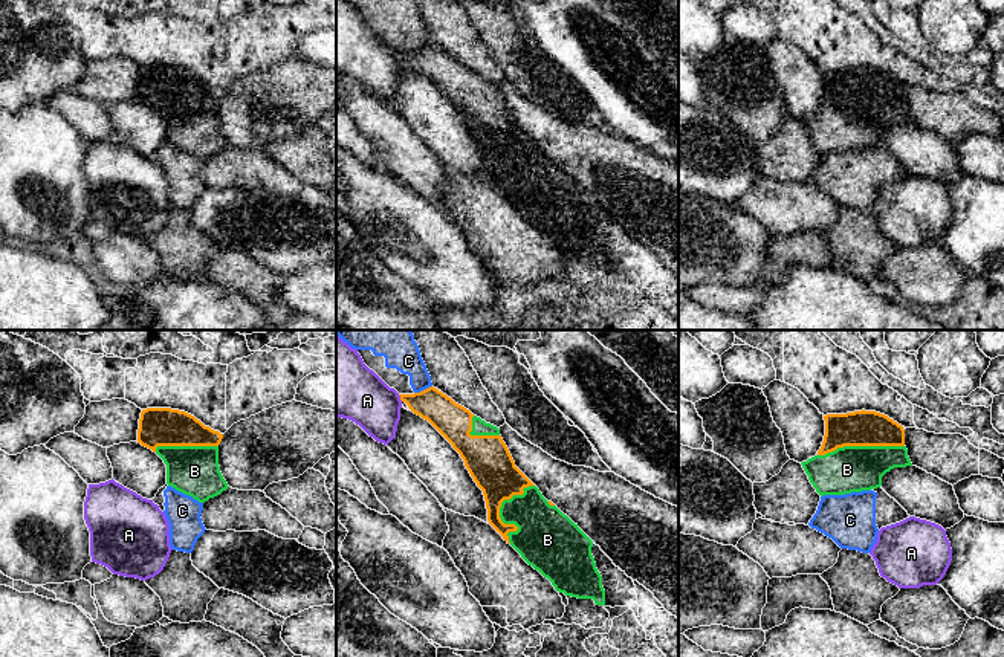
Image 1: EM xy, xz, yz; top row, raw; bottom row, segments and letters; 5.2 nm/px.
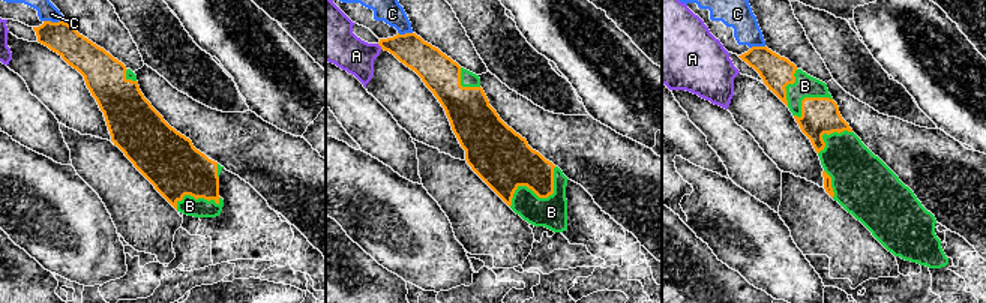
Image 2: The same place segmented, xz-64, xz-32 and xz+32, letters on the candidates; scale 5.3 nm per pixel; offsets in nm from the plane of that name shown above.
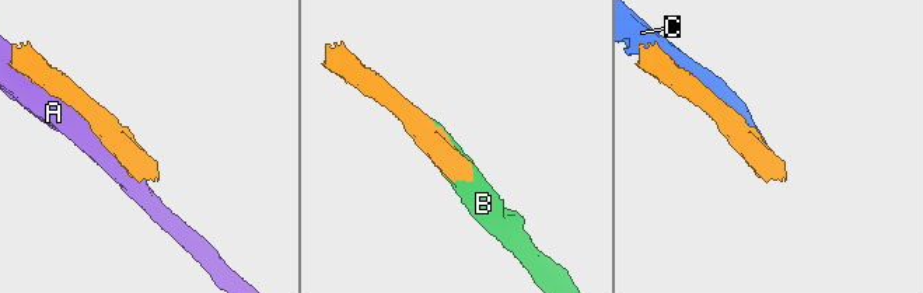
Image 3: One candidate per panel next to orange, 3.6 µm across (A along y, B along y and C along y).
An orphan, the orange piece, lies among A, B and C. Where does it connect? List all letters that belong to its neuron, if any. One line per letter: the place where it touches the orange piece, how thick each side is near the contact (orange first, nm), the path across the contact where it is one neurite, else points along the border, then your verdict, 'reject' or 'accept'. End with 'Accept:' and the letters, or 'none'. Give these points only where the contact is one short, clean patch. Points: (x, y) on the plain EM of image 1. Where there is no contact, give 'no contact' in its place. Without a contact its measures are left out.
A: xz (401, 55) | 170/280 nm | reject
B: xz (498, 170) | 240/260 nm | accept
C: xz (424, 48) | 190/160 nm | reject
Accept: B

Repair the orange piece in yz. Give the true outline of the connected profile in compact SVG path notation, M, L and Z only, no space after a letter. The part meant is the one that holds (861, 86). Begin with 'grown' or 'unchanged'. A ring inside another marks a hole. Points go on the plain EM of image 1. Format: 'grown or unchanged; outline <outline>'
grown; outline M862 67L824 78L821 107L801 121L821 154L877 147L891 127L912 124L905 87L888 73Z

